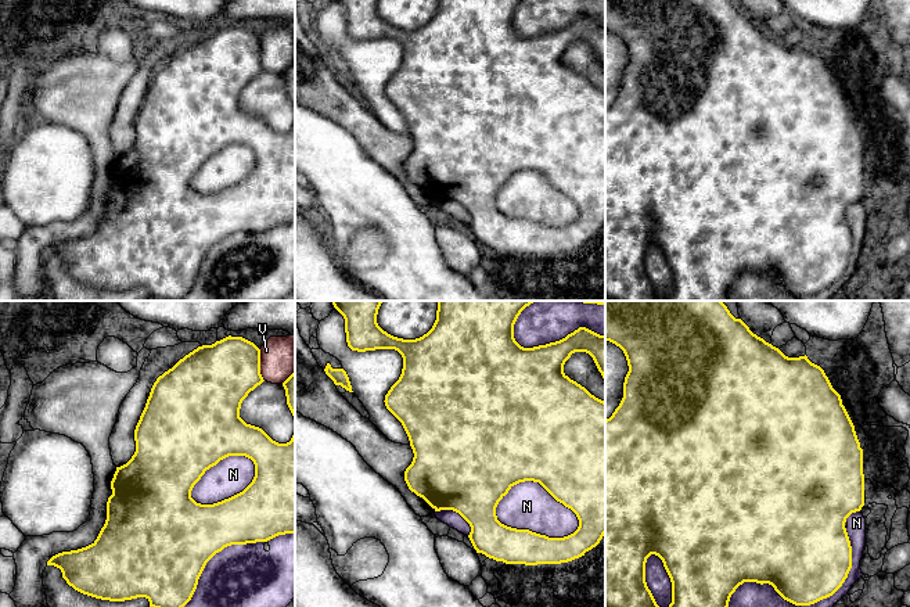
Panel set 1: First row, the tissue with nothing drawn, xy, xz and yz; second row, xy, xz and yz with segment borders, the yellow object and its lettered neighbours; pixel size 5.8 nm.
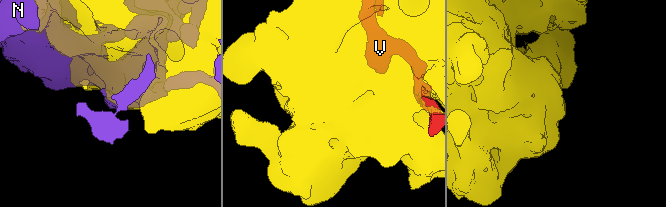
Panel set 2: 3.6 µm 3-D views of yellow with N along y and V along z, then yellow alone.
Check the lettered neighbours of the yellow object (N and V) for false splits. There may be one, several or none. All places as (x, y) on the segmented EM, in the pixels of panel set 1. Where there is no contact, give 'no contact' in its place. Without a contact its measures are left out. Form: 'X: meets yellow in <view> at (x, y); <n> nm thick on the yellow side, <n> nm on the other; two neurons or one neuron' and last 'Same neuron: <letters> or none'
N: meets yellow in xz at (533, 532); 220 nm thick on the yellow side, 280 nm on the other; two neurons
V: meets yellow in xy at (259, 365); 380 nm thick on the yellow side, 240 nm on the other; two neurons
Same neuron: none

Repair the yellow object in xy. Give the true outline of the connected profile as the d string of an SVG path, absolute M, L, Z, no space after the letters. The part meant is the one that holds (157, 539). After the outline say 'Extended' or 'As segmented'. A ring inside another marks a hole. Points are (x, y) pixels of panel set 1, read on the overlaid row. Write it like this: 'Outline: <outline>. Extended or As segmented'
Outline: M231 335L198 346L159 376L134 430L136 452L126 464L116 467L111 481L107 520L97 539L86 547L53 556L47 565L60 568L75 590L96 599L125 601L145 597L150 607L184 607L206 563L224 547L295 534L295 432L289 442L278 443L240 417L242 401L263 381L260 349L242 337ZM229 456L245 456L253 461L252 482L222 502L197 503L191 498L194 485L206 470Z. As segmented

